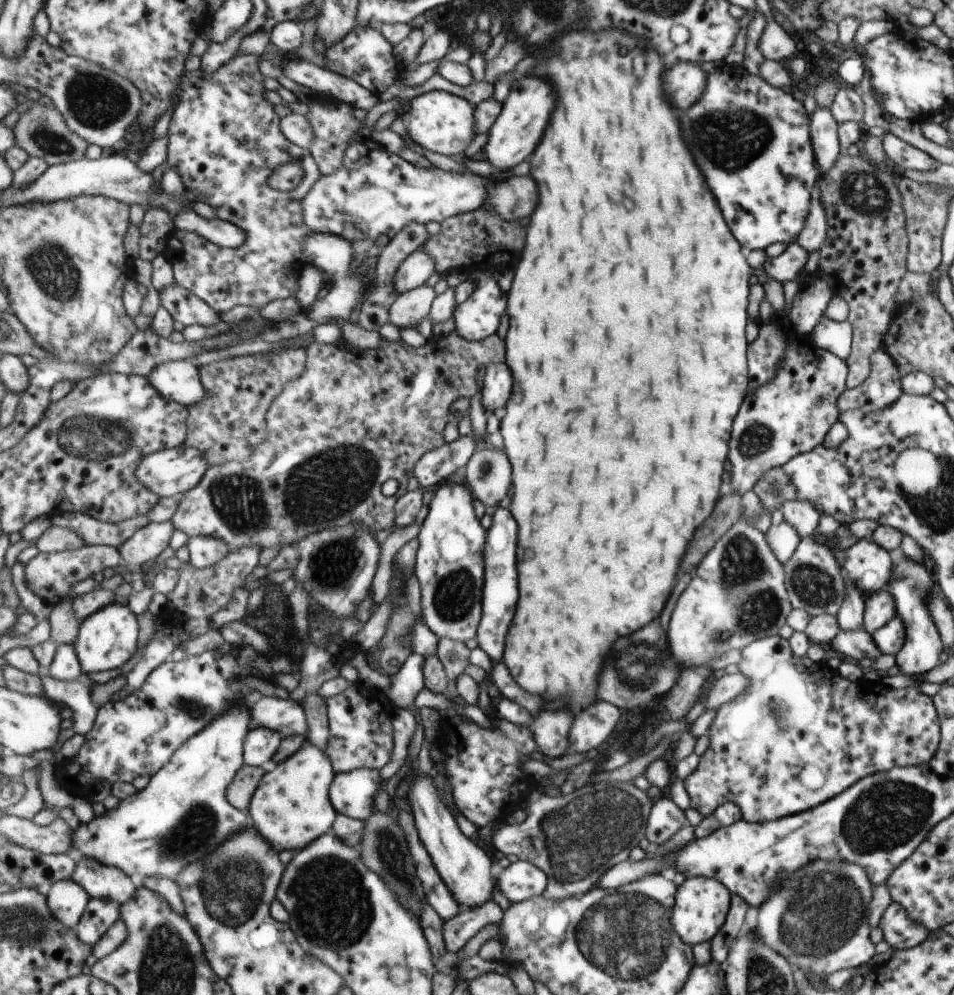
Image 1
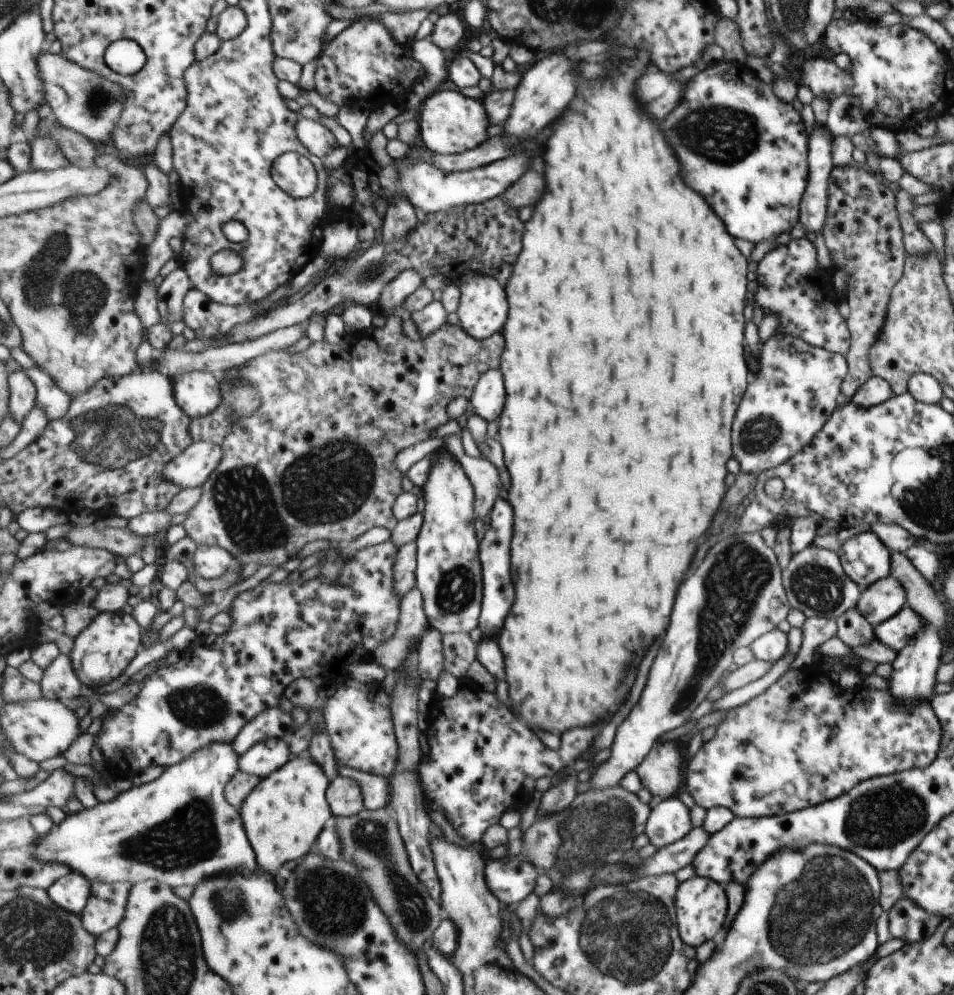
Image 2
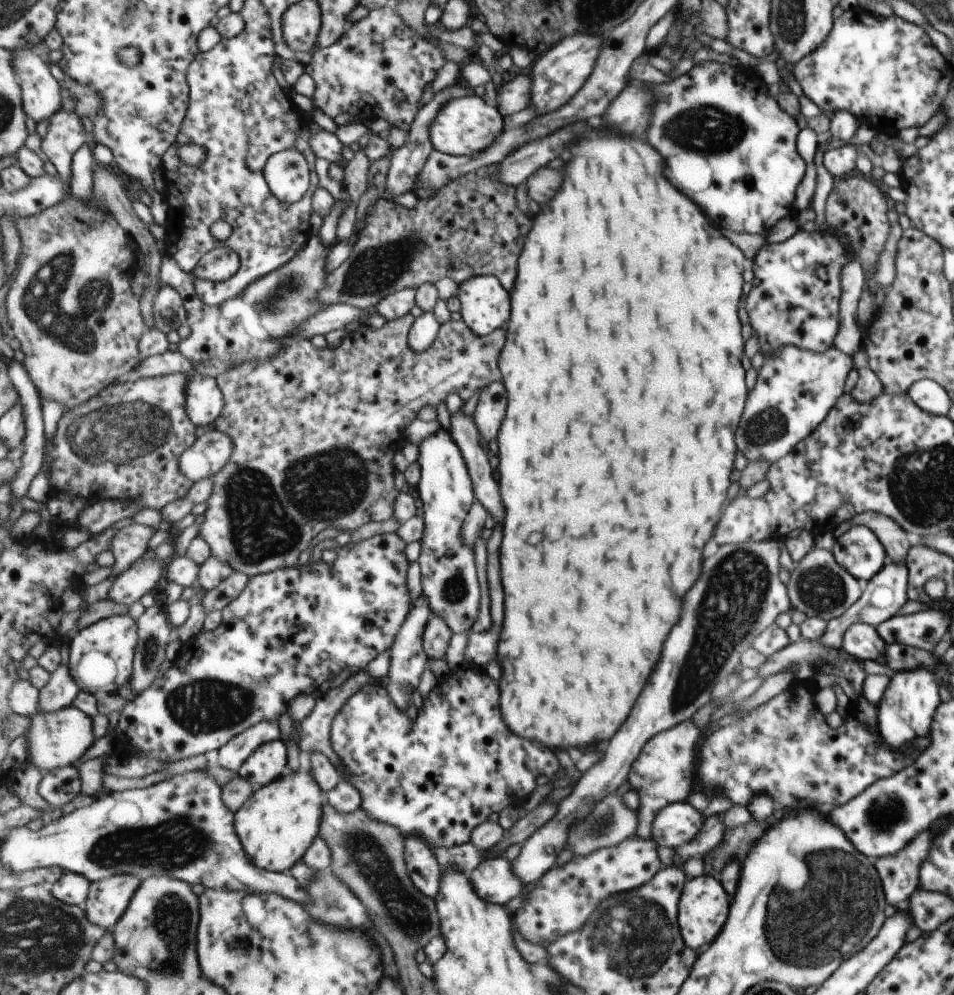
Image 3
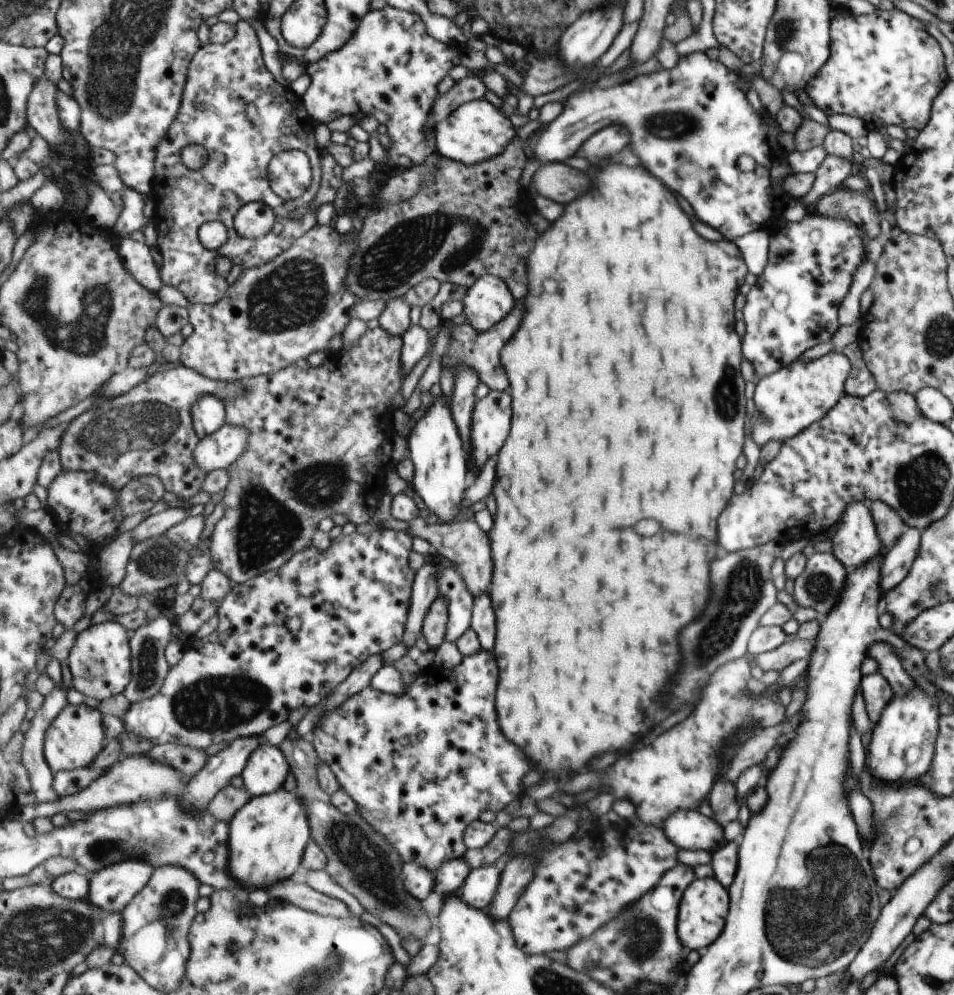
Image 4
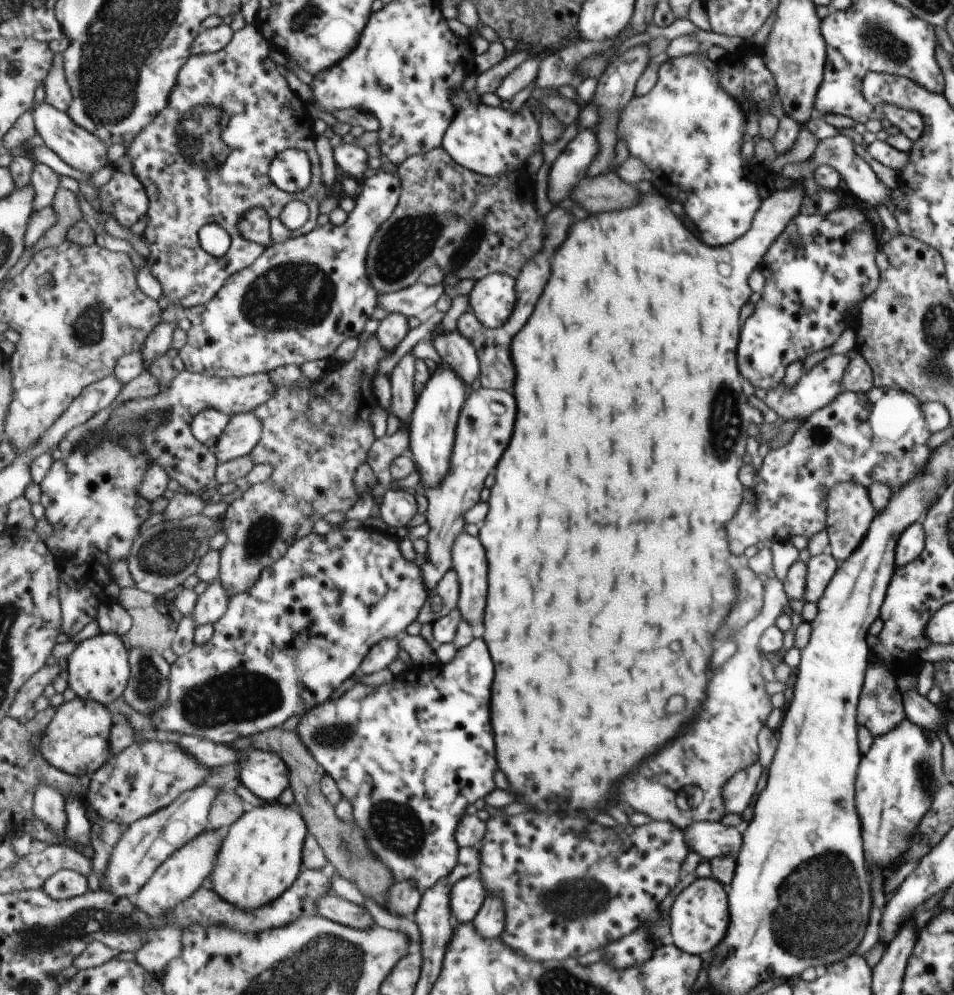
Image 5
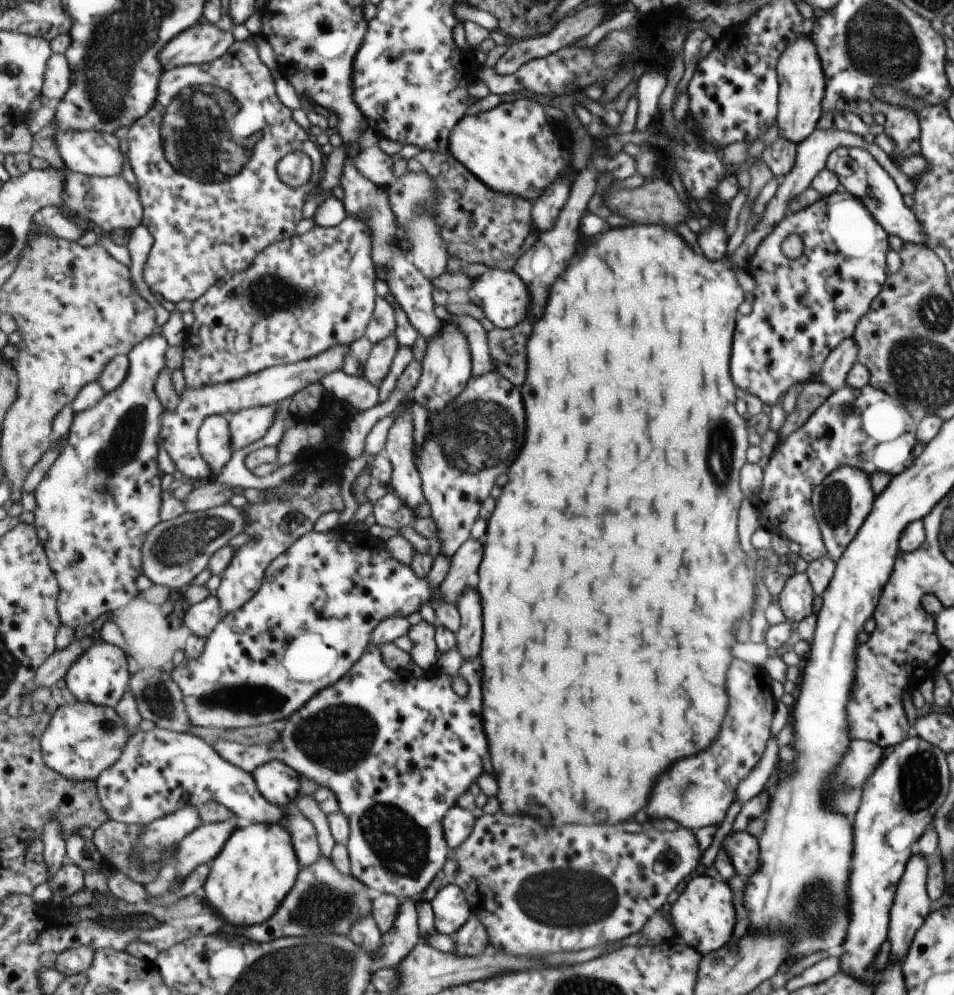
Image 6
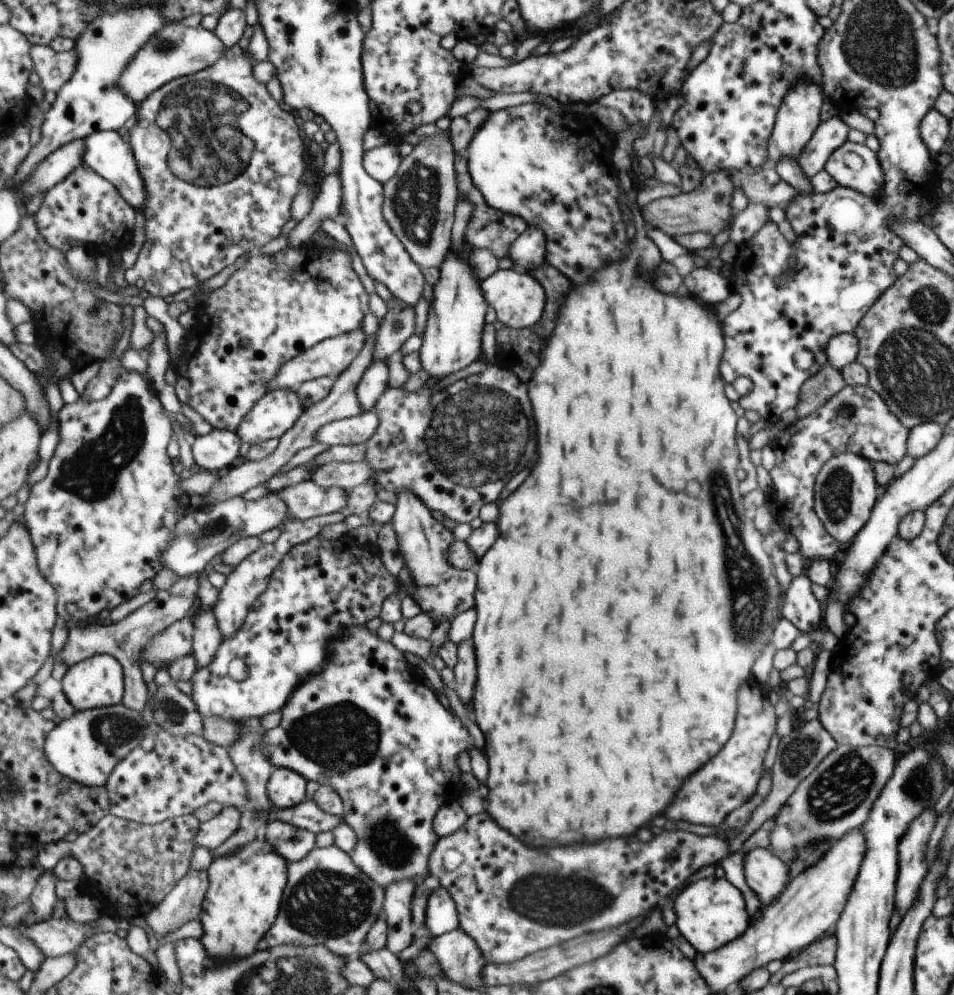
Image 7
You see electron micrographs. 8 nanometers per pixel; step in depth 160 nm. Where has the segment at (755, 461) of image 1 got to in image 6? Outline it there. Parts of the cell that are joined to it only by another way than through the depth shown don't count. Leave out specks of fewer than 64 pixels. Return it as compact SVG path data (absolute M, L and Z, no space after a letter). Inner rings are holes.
M847 337L828 354L817 373L817 380L824 384L825 389L833 392L845 385L849 369L856 364L857 351L856 342L852 337Z

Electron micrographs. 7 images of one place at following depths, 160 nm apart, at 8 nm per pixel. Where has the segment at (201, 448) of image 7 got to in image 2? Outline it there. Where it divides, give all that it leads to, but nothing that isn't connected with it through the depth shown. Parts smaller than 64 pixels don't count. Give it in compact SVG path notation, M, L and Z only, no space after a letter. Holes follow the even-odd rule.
M193 371L173 377L177 402L192 418L209 416L222 405L224 394L218 376Z

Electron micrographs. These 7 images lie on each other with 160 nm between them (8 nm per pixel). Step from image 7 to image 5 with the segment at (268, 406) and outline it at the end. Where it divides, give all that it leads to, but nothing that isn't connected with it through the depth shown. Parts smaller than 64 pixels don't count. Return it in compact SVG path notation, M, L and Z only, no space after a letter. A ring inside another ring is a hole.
M253 411L233 415L213 452L219 463L248 455L260 443L264 422Z

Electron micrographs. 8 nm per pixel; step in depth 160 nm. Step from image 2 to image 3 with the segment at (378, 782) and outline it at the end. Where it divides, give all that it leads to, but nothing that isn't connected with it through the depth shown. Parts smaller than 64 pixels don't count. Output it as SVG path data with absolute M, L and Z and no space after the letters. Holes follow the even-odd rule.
M362 670L361 672L354 674L348 681L345 681L344 685L332 688L328 690L323 696L317 696L315 698L315 706L305 719L303 719L298 724L298 734L300 735L300 750L309 753L323 753L326 754L330 759L334 760L337 768L340 770L341 774L344 774L344 769L342 768L342 761L336 756L336 752L332 747L331 742L331 729L332 722L335 720L337 713L347 704L347 701L354 695L357 694L358 690L361 690L364 686L376 682L373 680L372 676L367 672L367 670Z

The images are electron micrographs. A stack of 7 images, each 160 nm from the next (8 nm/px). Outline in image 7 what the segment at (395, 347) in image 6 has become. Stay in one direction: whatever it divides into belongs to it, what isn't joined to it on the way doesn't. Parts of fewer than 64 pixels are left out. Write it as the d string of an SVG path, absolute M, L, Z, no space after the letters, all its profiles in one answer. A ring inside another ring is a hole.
M390 360L373 361L366 373L362 376L356 394L360 405L365 412L377 409L379 399L389 386L389 368L387 364Z

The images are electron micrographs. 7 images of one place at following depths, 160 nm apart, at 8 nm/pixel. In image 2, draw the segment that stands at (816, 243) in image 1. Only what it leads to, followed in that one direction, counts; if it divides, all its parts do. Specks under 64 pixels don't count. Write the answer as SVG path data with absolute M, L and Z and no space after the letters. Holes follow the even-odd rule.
M825 126L811 130L807 145L807 186L800 204L801 226L806 232L821 230L826 211L827 178L834 164L830 152L831 143Z

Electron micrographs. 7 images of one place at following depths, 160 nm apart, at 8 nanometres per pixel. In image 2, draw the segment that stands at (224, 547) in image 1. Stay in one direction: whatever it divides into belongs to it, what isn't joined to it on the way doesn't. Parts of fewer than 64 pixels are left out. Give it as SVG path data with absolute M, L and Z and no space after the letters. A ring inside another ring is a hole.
M200 545L195 553L193 570L203 578L221 578L234 568L237 559L223 547Z

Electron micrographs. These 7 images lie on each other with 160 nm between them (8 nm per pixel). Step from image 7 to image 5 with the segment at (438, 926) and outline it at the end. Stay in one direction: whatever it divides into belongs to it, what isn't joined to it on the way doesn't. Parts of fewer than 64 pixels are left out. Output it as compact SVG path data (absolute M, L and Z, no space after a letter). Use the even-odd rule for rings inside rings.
M480 876L467 877L456 882L450 892L450 911L455 926L473 922L487 896L488 887Z

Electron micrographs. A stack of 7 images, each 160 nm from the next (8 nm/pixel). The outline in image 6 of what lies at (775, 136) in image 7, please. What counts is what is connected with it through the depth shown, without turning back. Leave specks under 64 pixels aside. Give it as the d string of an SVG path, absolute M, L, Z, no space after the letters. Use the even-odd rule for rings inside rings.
M801 36L791 41L780 54L776 66L779 75L779 112L776 113L778 136L798 143L816 129L820 120L823 90L827 85L811 39Z

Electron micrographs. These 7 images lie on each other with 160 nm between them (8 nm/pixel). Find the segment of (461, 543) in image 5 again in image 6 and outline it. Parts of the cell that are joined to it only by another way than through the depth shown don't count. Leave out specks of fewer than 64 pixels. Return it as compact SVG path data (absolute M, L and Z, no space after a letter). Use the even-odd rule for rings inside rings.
M474 582L462 594L457 605L462 616L461 628L456 632L459 650L465 660L477 659L483 640L483 608Z

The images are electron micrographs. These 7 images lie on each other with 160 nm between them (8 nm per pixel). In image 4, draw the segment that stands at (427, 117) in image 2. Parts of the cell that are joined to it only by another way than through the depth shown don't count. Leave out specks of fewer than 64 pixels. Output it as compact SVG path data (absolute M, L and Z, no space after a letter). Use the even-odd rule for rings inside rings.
M485 99L473 100L459 106L435 128L438 153L465 165L477 165L500 157L512 145L513 138L517 135L515 126L500 109Z

